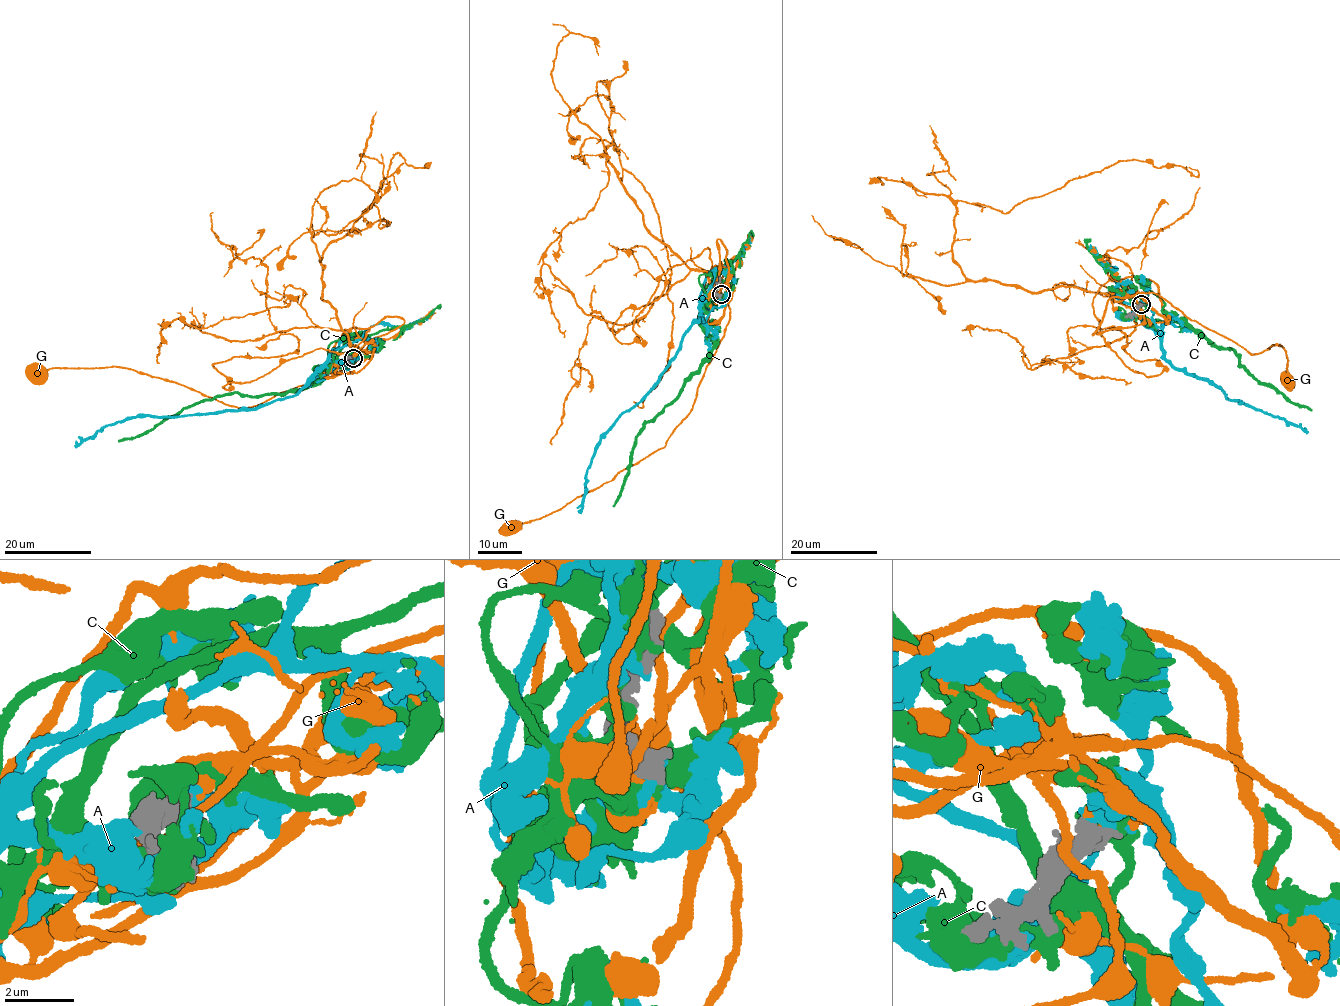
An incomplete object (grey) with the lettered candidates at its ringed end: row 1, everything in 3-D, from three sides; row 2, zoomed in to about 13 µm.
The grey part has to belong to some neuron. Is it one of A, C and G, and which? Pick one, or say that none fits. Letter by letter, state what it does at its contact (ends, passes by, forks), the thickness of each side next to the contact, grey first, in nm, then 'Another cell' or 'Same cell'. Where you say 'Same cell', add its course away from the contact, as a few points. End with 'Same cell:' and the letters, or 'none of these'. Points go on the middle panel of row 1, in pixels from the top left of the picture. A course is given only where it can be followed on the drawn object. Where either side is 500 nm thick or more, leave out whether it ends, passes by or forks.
A: Thickness 650 nm (grey) against 400 nm. Another cell
C: It ends there. Thickness 460 nm (grey) against 260 nm. Another cell
G: Thickness 600 nm (grey) against 400 nm. Another cell
Same cell: none of these

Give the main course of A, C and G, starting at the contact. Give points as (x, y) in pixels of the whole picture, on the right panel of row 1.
A: (1141, 303), (1149, 305), (1161, 328), (1164, 355), (1174, 366), (1210, 381), (1228, 399), (1286, 419), (1307, 433)
C: (1144, 304), (1149, 319), (1177, 322), (1199, 329), (1213, 344), (1231, 348), (1252, 377), (1311, 410)
G: (1140, 302), (1142, 294), (1160, 296), (1187, 317), (1252, 354), (1277, 344), (1282, 346), (1290, 379)

